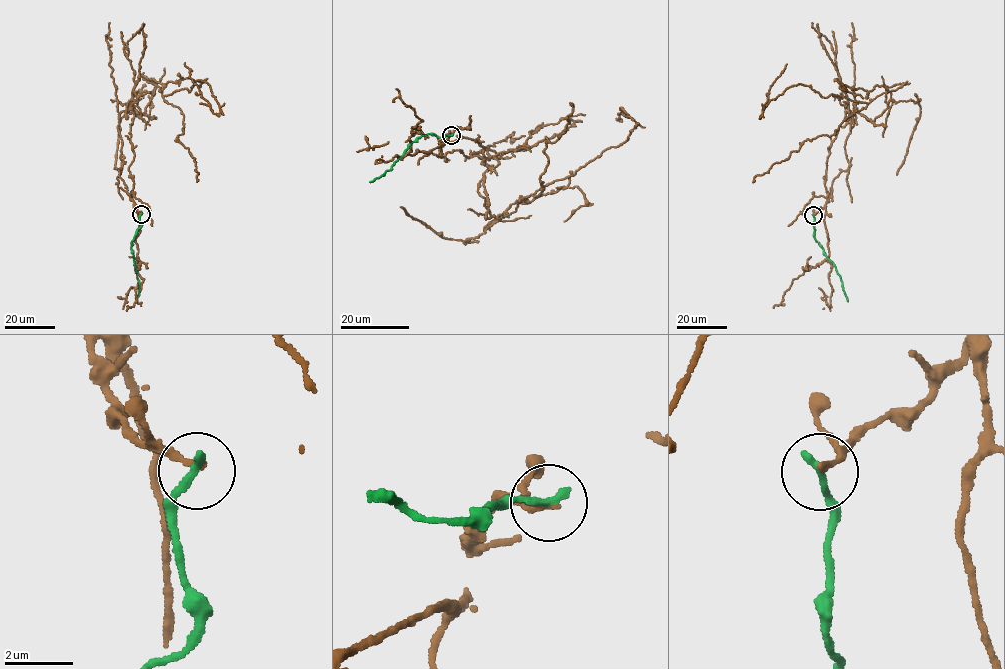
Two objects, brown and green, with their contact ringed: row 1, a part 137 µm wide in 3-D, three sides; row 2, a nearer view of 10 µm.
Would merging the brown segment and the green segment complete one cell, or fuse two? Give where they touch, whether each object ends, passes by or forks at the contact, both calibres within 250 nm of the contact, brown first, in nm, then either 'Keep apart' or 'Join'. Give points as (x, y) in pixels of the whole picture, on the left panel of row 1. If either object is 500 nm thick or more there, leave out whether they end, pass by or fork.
Place: (141, 214). At the ring brown ends. At the ring green ends. Thickness 190 nm (brown) against 260 nm. Keep apart

